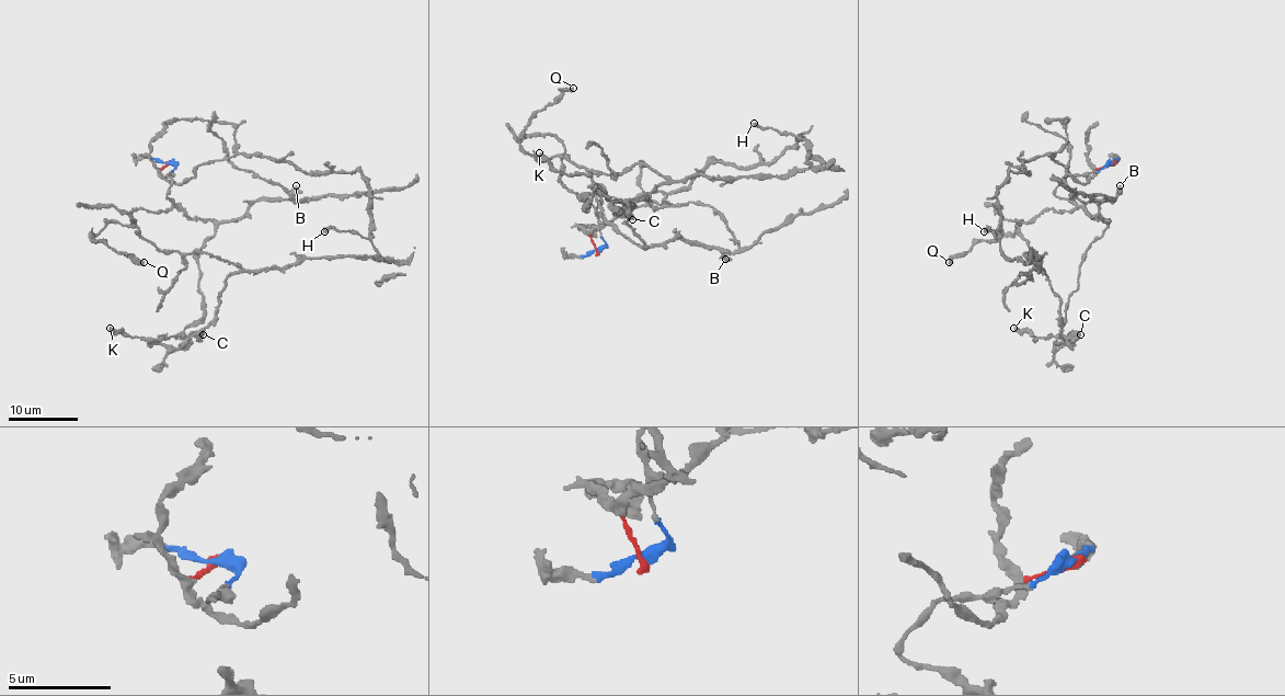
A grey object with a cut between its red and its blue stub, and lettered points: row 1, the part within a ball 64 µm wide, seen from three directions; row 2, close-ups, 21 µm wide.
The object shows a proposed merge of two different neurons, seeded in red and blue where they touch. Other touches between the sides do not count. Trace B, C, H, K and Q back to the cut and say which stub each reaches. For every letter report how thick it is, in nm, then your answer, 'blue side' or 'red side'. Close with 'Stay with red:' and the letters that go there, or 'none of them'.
B: 280 nm | blue side
C: 420 nm | red side
H: 440 nm | red side
K: 380 nm | blue side
Q: 460 nm | red side
Stay with red: C, H, Q

